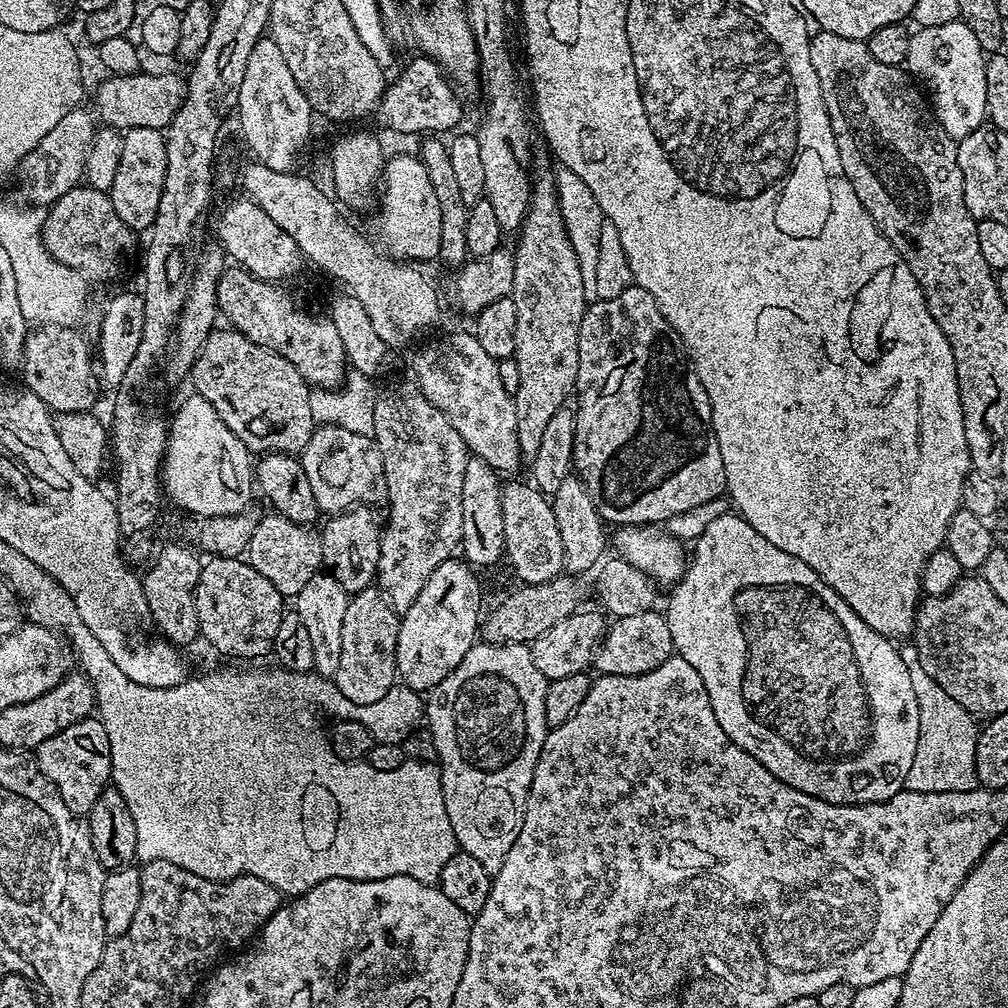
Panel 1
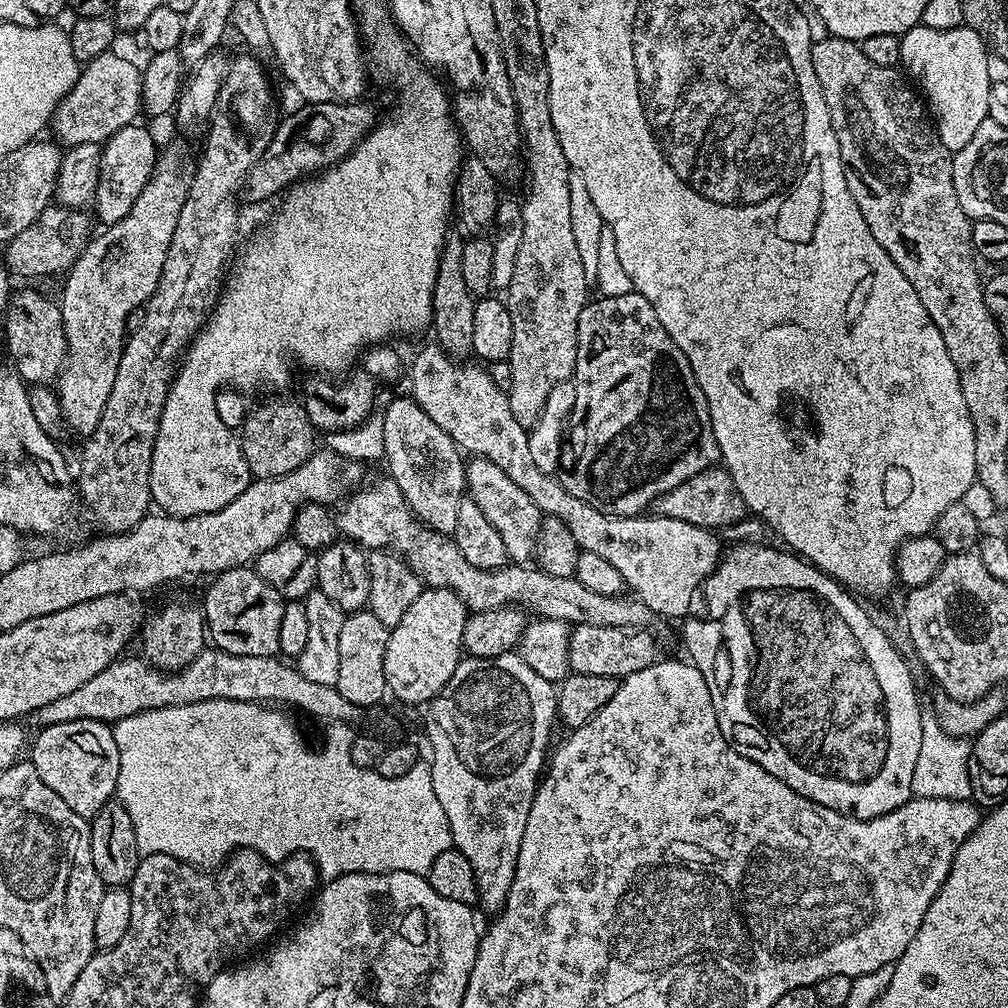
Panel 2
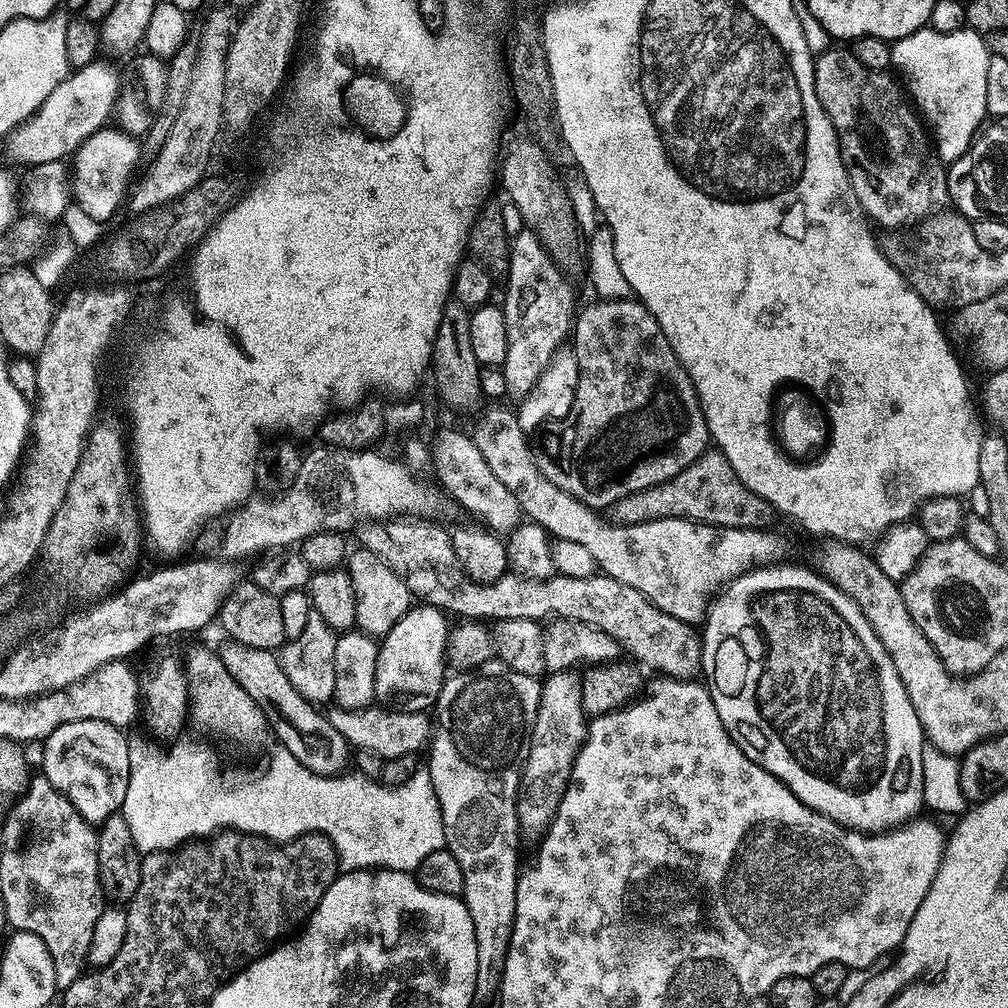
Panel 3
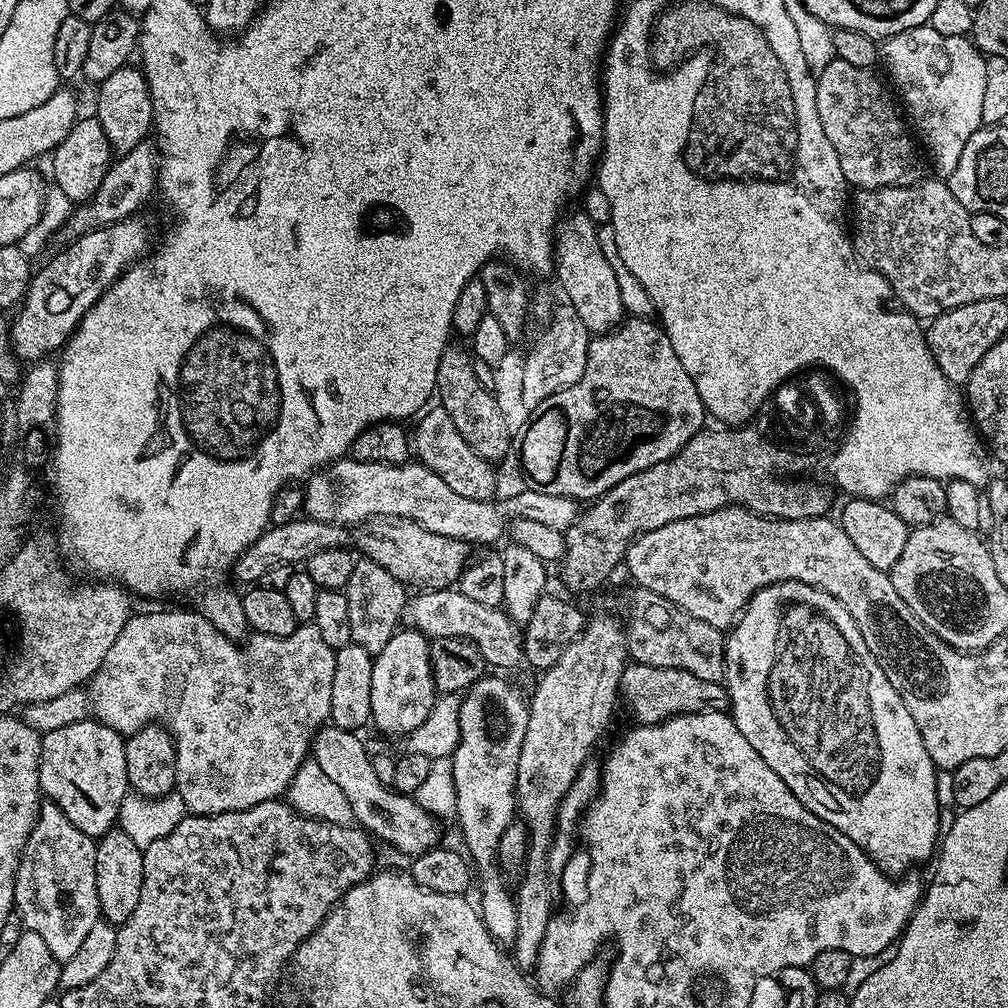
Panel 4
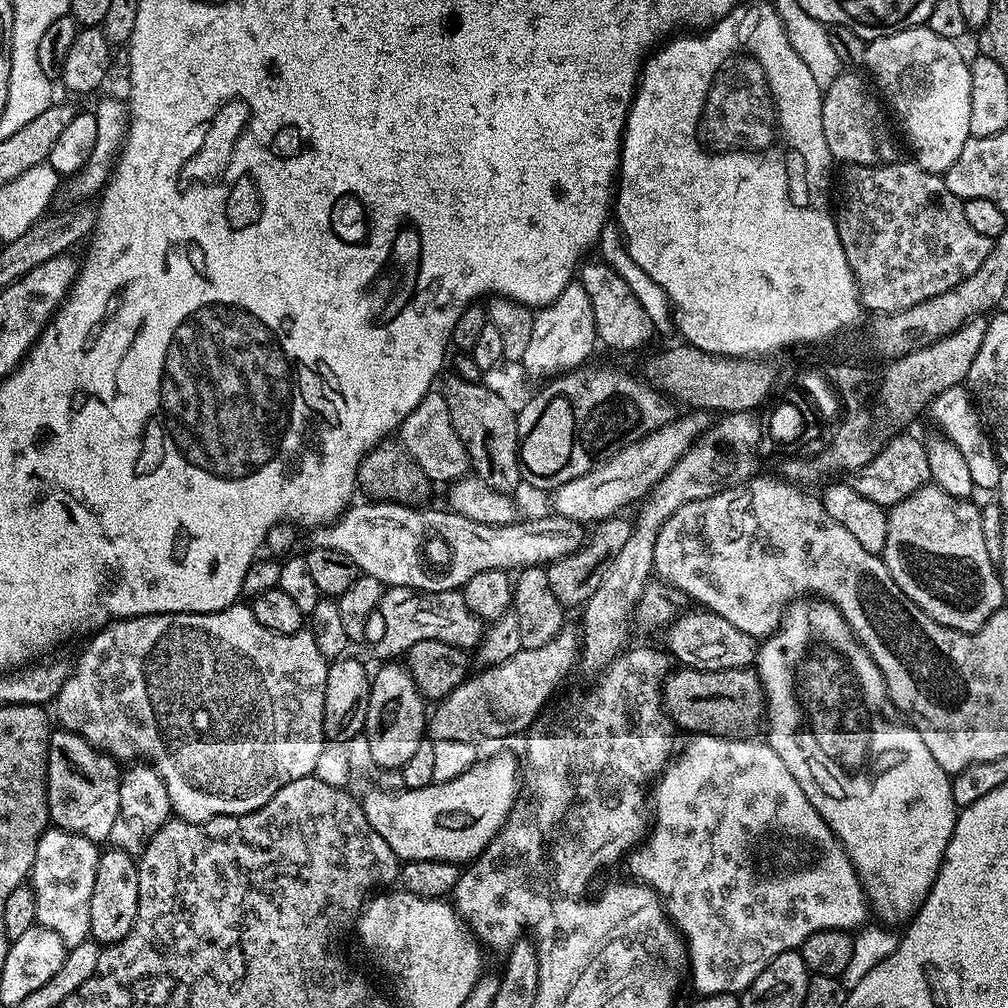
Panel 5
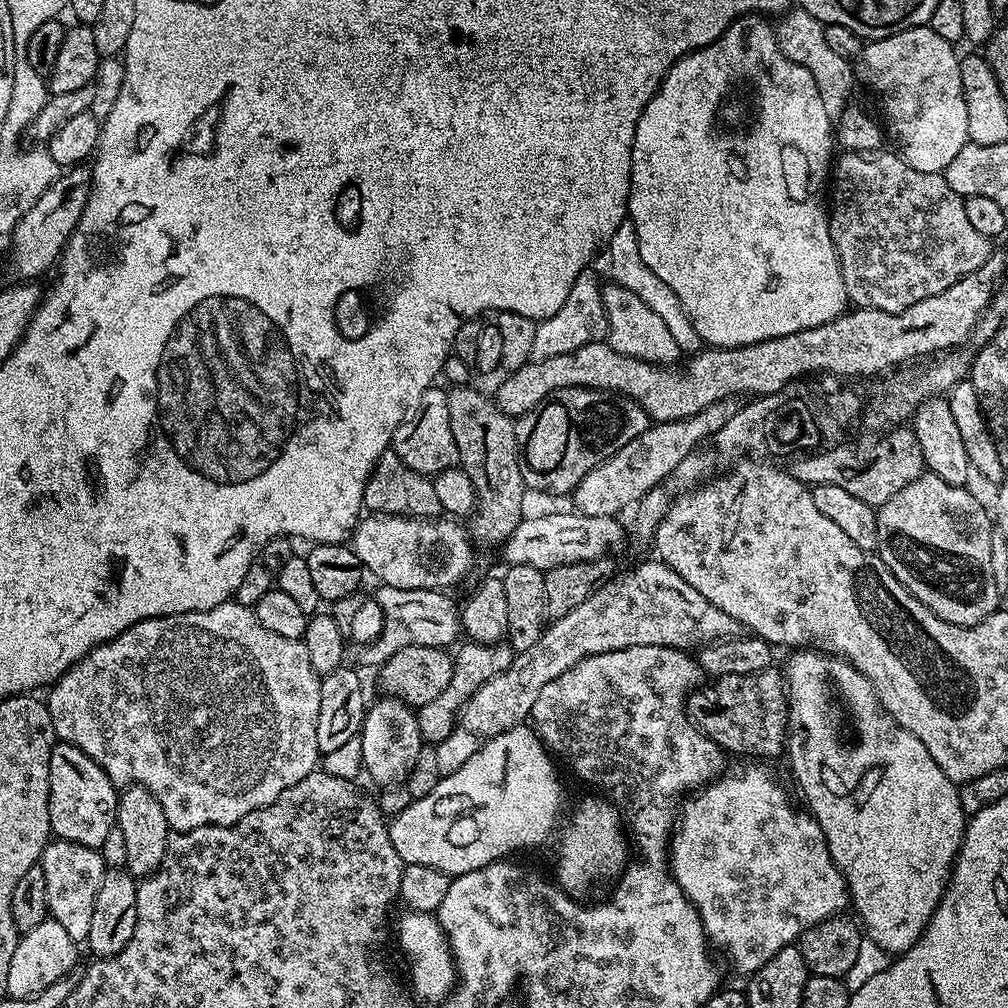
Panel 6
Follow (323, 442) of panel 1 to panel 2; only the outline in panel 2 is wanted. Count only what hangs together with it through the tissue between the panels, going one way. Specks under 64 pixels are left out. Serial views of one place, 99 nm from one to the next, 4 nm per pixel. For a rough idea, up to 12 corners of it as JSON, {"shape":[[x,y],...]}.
{"shape":[[387,474],[339,505],[337,529],[399,556],[469,612],[633,630],[652,611],[572,574],[470,566]]}

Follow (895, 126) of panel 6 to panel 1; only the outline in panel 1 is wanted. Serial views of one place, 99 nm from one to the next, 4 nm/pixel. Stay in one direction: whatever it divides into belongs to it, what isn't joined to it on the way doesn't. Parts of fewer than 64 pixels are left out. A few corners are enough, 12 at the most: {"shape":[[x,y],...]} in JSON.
{"shape":[[963,20],[916,28],[907,71],[954,141],[985,127],[986,53]]}

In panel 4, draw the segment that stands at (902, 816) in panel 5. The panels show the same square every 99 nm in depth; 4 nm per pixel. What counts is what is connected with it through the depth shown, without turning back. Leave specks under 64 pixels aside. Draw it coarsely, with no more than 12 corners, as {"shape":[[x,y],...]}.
{"shape":[[758,590],[727,633],[742,738],[900,878],[938,769],[850,610]]}

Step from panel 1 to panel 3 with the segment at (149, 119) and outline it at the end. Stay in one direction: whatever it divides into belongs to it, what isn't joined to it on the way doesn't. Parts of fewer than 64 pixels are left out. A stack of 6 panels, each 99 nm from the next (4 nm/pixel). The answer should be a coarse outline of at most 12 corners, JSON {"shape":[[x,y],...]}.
{"shape":[[75,69],[7,133],[8,156],[64,160],[109,123],[120,76]]}

